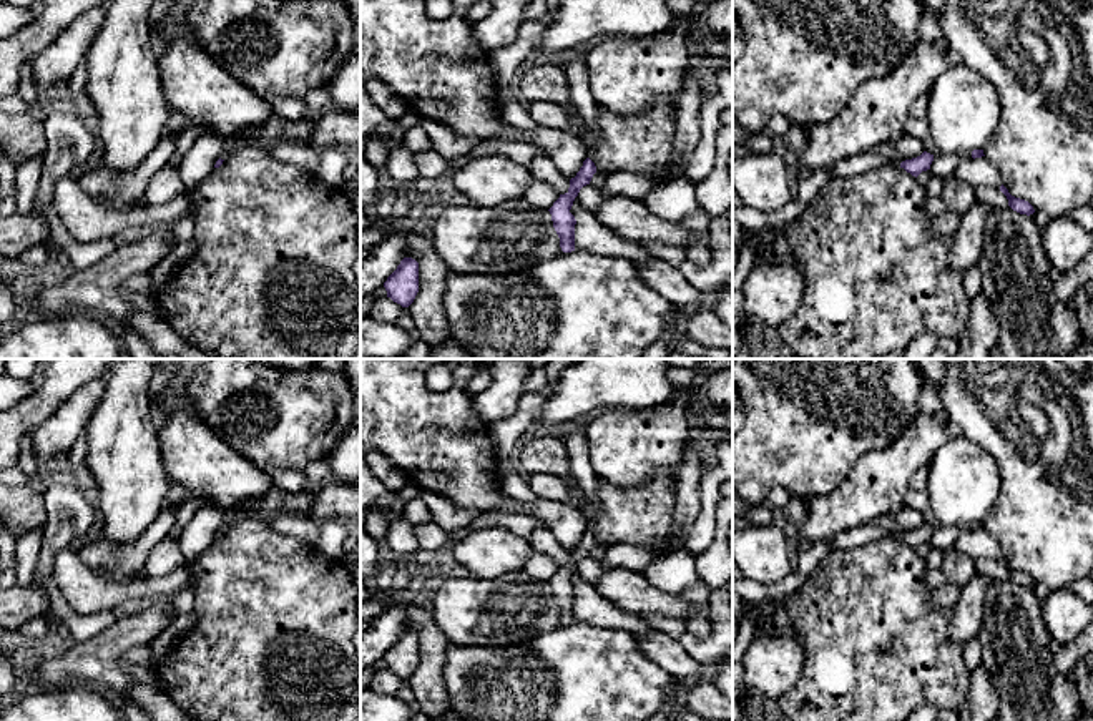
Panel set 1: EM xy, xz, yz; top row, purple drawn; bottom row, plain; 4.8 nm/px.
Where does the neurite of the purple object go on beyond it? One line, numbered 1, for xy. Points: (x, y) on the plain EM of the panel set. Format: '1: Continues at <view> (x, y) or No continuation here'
1: No continuation here

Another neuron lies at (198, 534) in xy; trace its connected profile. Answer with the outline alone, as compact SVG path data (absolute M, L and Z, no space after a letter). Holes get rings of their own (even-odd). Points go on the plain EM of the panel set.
M214 505L199 508L193 518L176 530L178 547L186 562L194 562L213 542L216 533L228 525L233 518L231 513L219 510Z

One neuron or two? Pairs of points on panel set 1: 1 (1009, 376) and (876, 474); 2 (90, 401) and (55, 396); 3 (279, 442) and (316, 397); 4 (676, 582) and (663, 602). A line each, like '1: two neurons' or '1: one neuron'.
1: two neurons
2: two neurons
3: one neuron
4: two neurons

